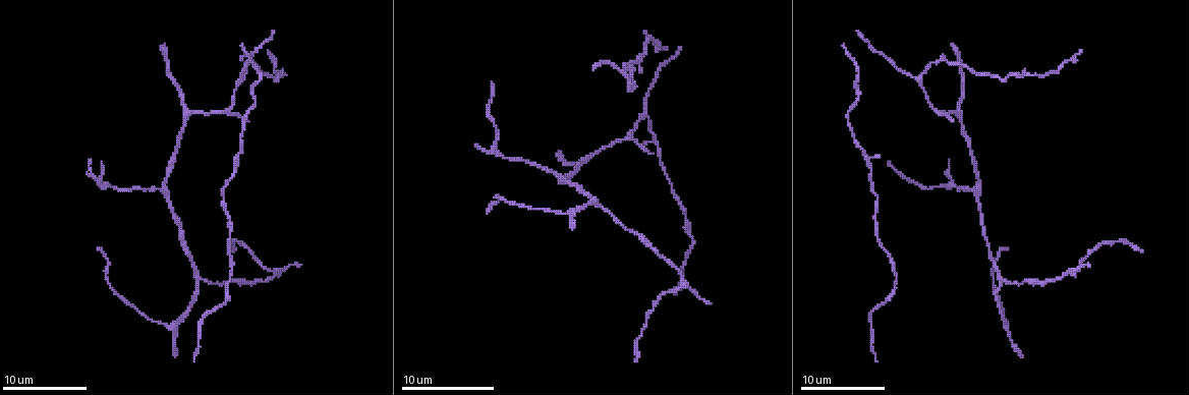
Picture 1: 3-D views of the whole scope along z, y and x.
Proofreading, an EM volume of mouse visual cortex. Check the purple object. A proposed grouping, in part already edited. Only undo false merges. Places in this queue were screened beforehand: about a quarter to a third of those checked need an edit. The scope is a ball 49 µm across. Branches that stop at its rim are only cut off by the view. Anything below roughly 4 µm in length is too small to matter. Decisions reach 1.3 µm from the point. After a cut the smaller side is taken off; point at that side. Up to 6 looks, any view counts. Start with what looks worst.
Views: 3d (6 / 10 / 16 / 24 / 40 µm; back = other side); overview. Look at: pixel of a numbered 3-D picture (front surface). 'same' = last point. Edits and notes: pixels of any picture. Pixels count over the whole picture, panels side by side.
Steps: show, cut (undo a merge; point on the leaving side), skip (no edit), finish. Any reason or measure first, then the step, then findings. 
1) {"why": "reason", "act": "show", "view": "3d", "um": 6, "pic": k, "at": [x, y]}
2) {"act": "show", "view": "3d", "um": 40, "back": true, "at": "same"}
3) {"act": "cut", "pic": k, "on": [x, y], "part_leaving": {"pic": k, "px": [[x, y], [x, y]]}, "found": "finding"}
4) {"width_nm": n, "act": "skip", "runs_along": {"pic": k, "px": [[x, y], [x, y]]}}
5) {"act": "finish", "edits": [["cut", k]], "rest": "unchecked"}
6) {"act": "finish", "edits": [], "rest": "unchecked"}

{"why": "three arms meet", "act": "show", "view": "3d", "um": 6, "pic": 1, "at": [559, 177]}

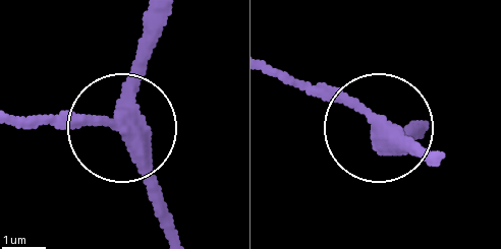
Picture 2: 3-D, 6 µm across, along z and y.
{"act": "skip", "runs_along": {"pic": 2, "px": [[163, 21], [119, 127], [36, 119]]}, "found": "all the same cell"}

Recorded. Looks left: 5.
{"why": "three-way junction", "act": "show", "view": "3d", "um": 10, "pic": 1, "at": [242, 79]}

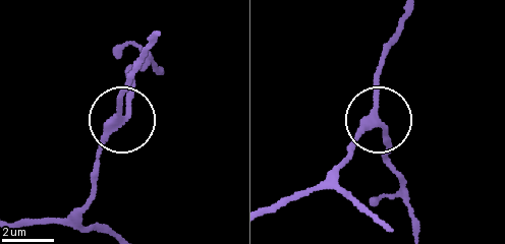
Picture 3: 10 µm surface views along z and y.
{"act": "skip", "runs_along": {"pic": 3, "px": [[352, 150], [381, 120], [385, 162]]}, "found": "one cell here"}

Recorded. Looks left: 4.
{"why": "a fork", "act": "show", "view": "3d", "um": 6, "pic": 1, "at": [199, 279]}

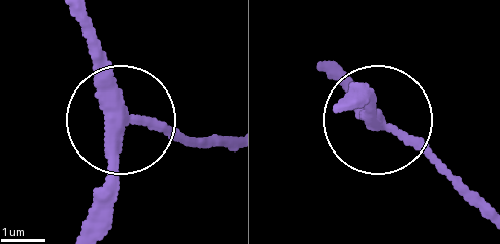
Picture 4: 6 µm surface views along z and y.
{"act": "show", "view": "3d", "um": 6, "back": true, "pic": 4, "at": [121, 120]}

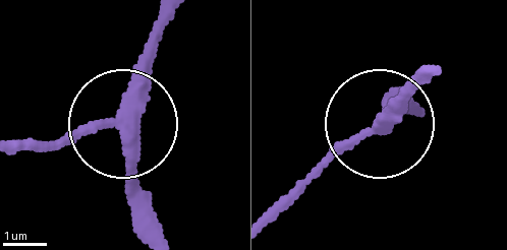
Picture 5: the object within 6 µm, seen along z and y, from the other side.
{"arms": 3, "act": "skip", "runs_along": {"pic": 5, "px": [[173, 14], [125, 135], [136, 219]]}, "found": "all the same cell"}

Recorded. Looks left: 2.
{"act": "finish", "edits": [], "rest": "unchecked"}

